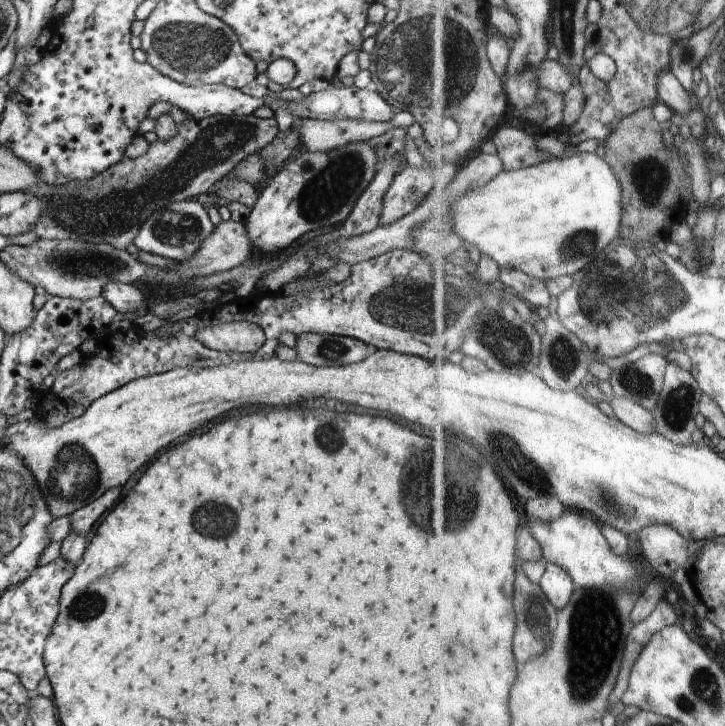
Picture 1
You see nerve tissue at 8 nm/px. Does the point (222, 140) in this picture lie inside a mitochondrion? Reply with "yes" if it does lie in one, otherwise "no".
yes

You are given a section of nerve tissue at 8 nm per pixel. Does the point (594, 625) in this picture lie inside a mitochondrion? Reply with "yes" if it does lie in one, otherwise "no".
yes

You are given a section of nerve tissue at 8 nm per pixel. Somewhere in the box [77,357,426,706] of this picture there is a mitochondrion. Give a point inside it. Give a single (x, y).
(216, 521)

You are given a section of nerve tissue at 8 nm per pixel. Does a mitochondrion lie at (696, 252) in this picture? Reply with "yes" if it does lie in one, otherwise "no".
yes

